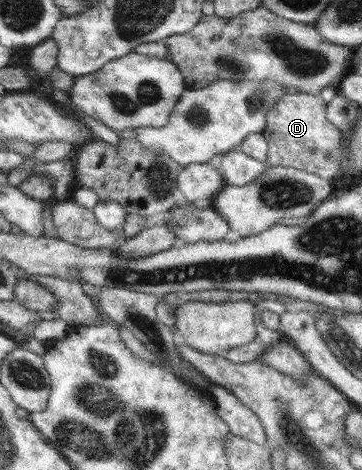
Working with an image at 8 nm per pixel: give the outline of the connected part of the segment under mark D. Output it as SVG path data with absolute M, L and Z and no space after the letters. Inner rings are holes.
M289 92L275 102L265 115L266 125L263 136L268 142L267 163L298 168L302 171L315 173L323 180L332 180L341 172L344 154L344 135L335 128L326 116L326 102L321 96L304 92Z

